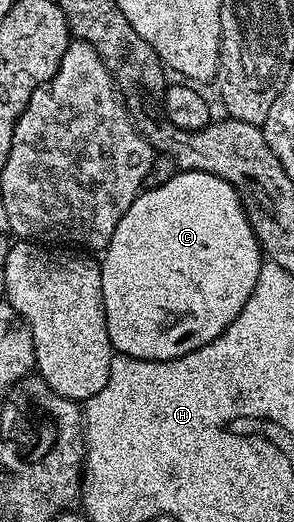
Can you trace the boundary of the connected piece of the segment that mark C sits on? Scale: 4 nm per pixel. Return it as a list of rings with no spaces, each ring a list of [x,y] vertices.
[[[208,172],[178,178],[177,181],[170,182],[169,185],[162,187],[162,189],[158,187],[152,188],[151,190],[143,189],[138,198],[132,200],[128,212],[124,212],[124,216],[120,216],[120,224],[116,224],[116,232],[112,232],[112,236],[106,242],[104,253],[106,253],[106,255],[100,258],[100,265],[102,267],[100,288],[102,289],[102,307],[104,308],[104,316],[106,317],[106,327],[108,328],[108,336],[110,337],[110,345],[117,353],[127,354],[128,356],[139,358],[140,360],[152,360],[153,362],[167,362],[168,360],[176,360],[180,356],[188,356],[188,352],[196,352],[196,348],[204,348],[204,344],[208,344],[212,340],[216,340],[220,337],[228,328],[228,324],[232,324],[232,320],[236,320],[236,316],[240,316],[240,308],[244,308],[244,304],[248,304],[248,296],[252,296],[252,288],[256,288],[256,280],[260,276],[260,268],[264,261],[262,248],[258,245],[256,236],[252,232],[252,224],[244,212],[242,201],[238,199],[237,192],[232,188],[232,184],[228,184],[224,180],[220,180]]]

